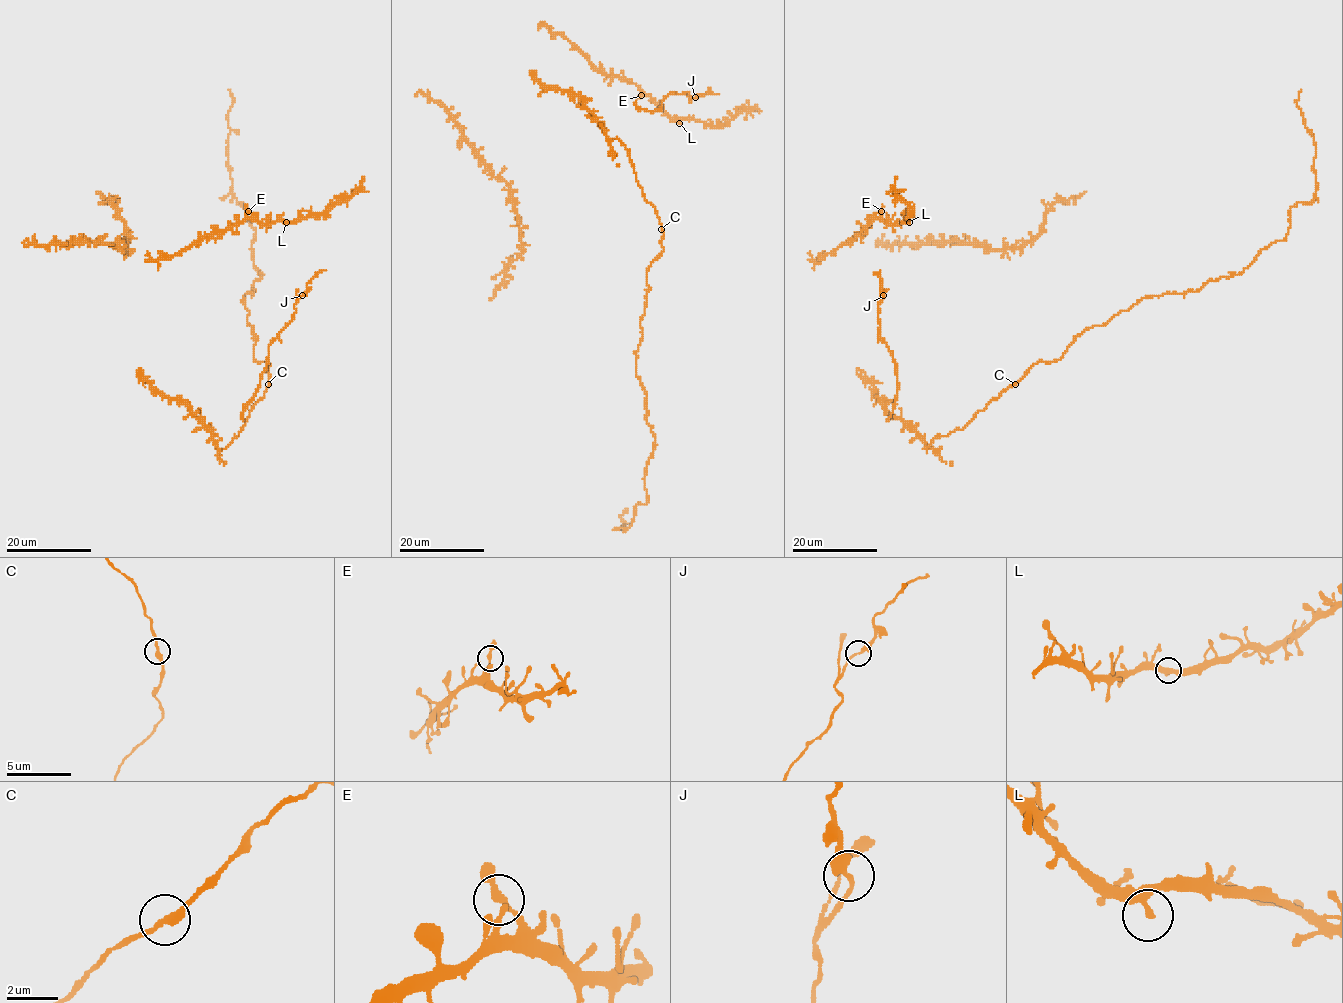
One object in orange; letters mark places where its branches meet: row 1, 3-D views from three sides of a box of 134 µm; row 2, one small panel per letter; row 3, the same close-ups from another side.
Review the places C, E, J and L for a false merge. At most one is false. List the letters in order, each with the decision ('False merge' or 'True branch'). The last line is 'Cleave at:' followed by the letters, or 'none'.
C: True branch
E: True branch
J: True branch
L: True branch
Cleave at: none

